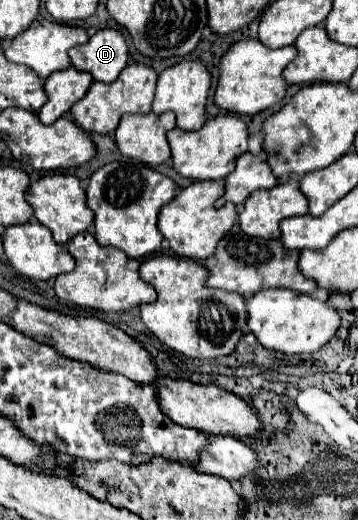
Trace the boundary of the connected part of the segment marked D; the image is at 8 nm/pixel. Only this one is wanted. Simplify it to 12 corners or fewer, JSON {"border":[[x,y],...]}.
{"border":[[98,30],[70,52],[72,66],[114,82],[128,62],[120,30]]}

